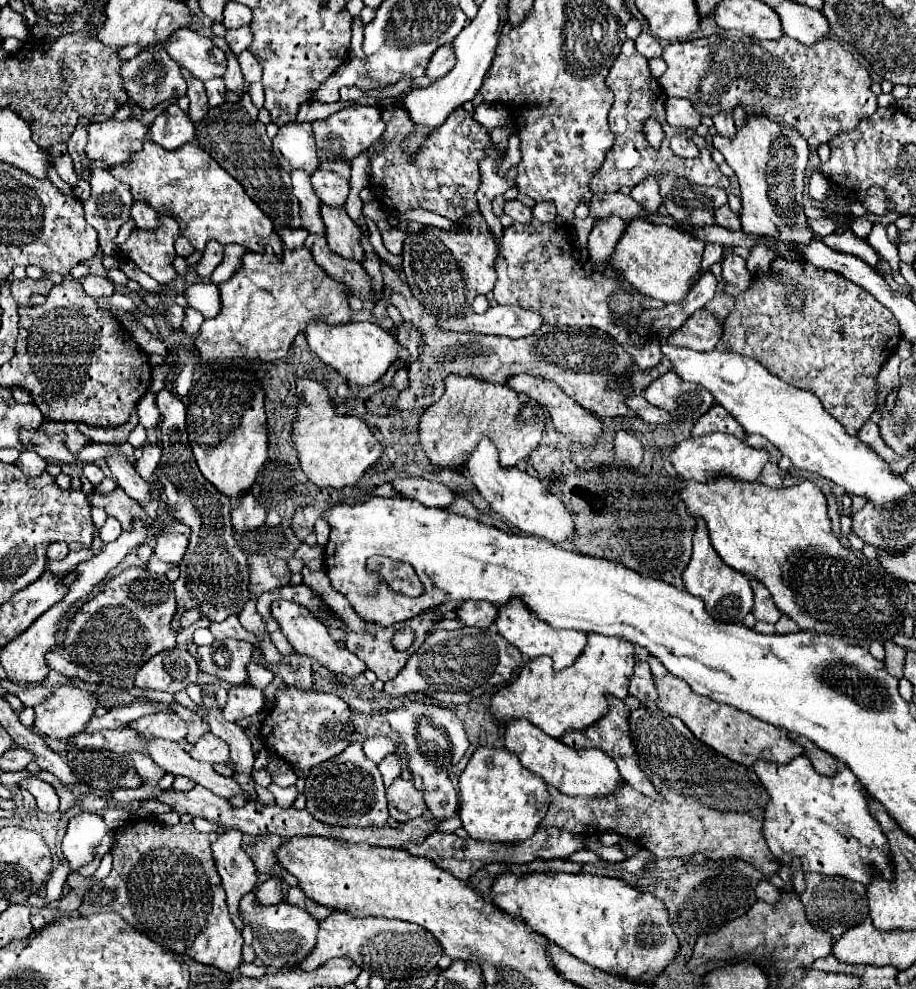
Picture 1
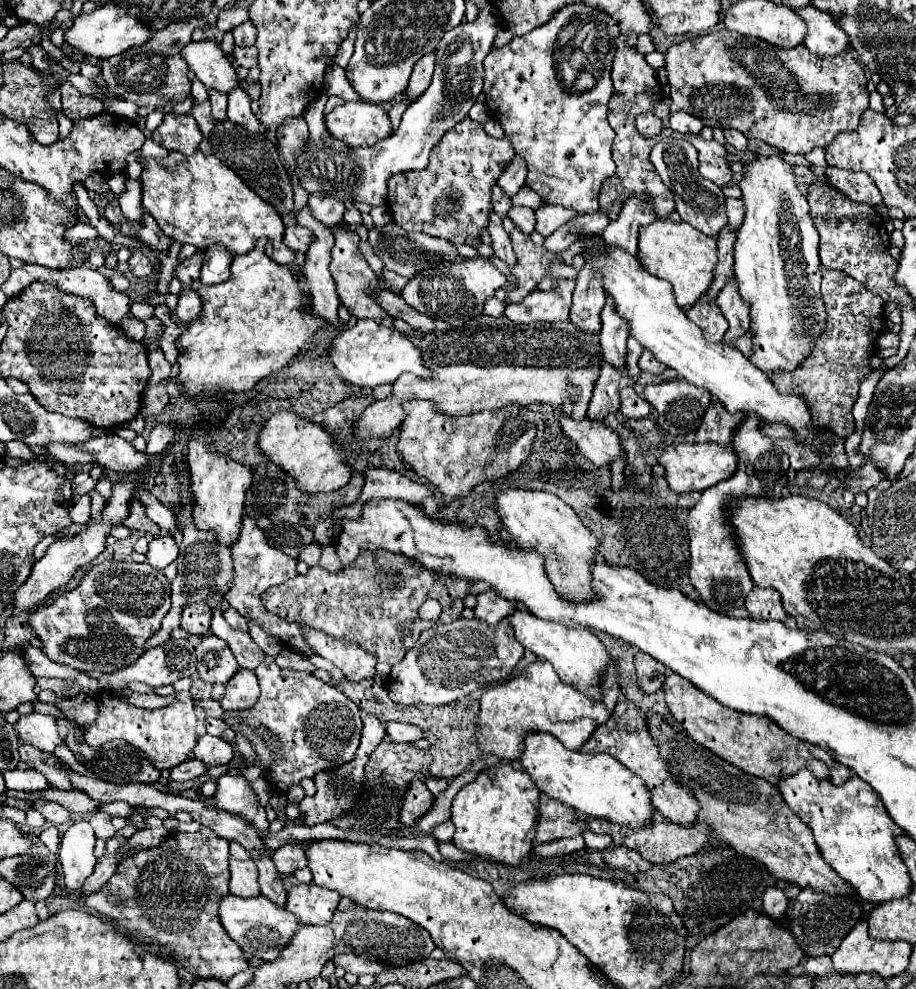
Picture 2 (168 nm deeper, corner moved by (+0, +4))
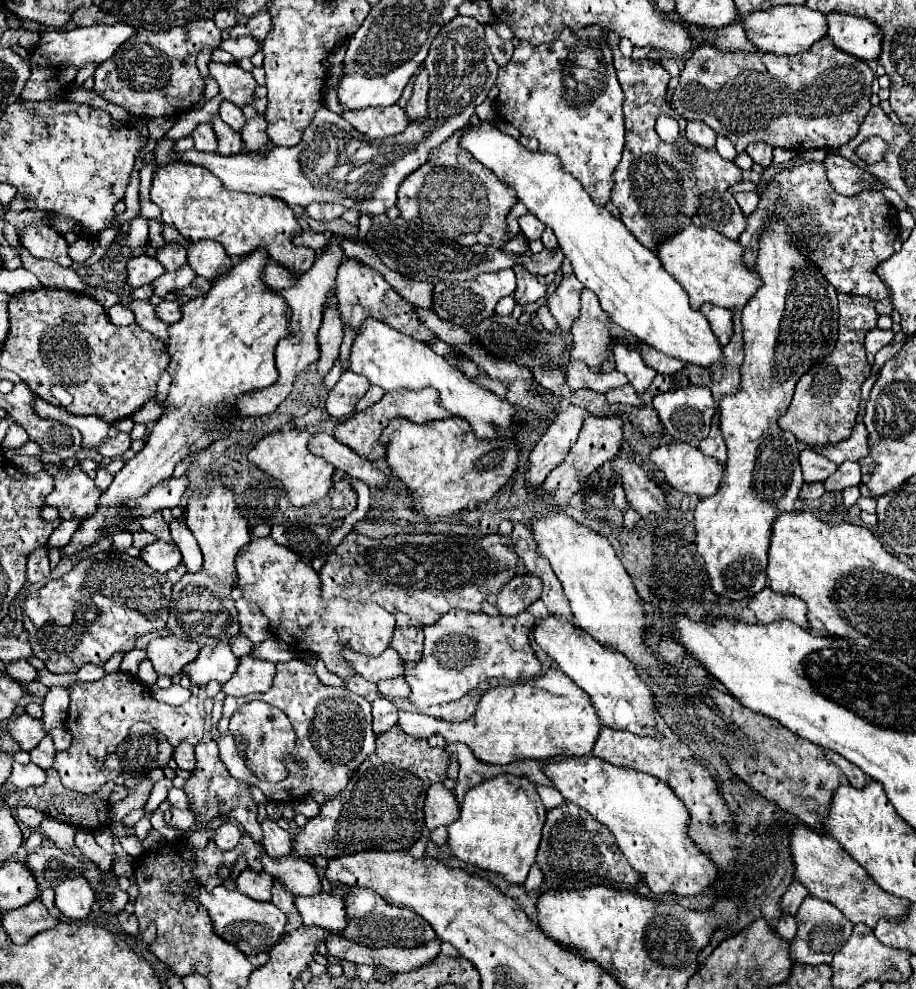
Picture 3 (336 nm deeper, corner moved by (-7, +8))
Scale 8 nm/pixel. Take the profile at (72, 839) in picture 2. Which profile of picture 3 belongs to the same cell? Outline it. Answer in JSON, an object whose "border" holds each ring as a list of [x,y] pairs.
{"border":[[[68,878],[56,886],[56,908],[70,920],[84,920],[94,902],[94,892],[84,878]]]}

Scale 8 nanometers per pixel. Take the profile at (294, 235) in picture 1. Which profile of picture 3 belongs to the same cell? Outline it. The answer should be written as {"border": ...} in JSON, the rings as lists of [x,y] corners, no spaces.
{"border":[[[308,230],[308,232],[302,232],[300,236],[296,236],[296,238],[294,238],[294,244],[296,244],[296,246],[308,246],[308,248],[320,252],[320,250],[330,242],[330,238],[332,238],[332,234],[328,234],[328,232],[318,234],[318,232],[314,232],[314,230]]]}

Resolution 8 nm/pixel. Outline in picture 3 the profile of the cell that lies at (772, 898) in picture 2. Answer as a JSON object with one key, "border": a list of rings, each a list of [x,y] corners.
{"border":[[[782,914],[782,918],[778,920],[778,928],[776,928],[778,936],[784,938],[786,942],[792,942],[796,936],[796,920],[790,914]]]}

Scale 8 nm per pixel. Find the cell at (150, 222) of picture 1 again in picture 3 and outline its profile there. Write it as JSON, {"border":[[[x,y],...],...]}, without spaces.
{"border":[[[170,242],[162,250],[158,250],[156,260],[164,266],[166,272],[180,270],[180,266],[186,264],[186,248],[180,246],[180,244],[176,244],[176,242]]]}

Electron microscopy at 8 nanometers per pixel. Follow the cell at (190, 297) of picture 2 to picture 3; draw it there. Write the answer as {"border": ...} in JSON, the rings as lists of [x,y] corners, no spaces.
{"border":[[[162,300],[158,306],[156,306],[156,316],[164,322],[164,324],[174,324],[182,318],[182,312],[180,312],[180,302],[168,302],[168,300]]]}

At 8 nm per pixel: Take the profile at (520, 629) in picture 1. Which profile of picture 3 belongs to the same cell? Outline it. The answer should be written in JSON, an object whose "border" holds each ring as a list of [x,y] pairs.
{"border":[[[548,616],[536,626],[534,640],[550,658],[554,658],[562,672],[590,696],[602,726],[610,726],[614,730],[628,730],[638,736],[664,738],[662,732],[656,730],[654,720],[656,694],[638,676],[634,664],[628,662],[628,658],[624,658],[620,652],[606,650],[590,634],[578,630],[568,620],[560,620],[556,616]]]}

